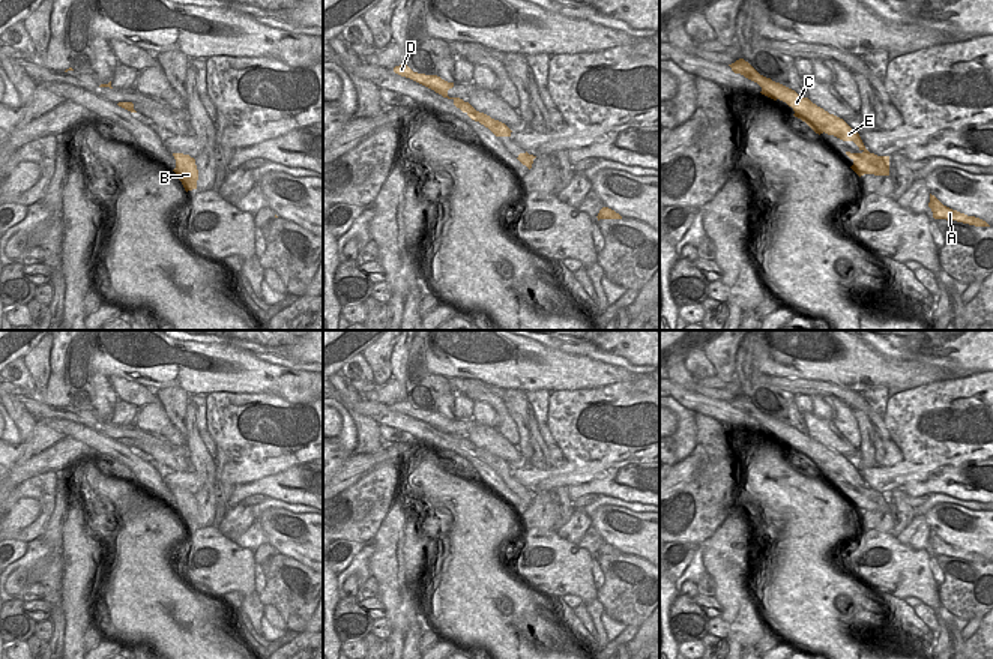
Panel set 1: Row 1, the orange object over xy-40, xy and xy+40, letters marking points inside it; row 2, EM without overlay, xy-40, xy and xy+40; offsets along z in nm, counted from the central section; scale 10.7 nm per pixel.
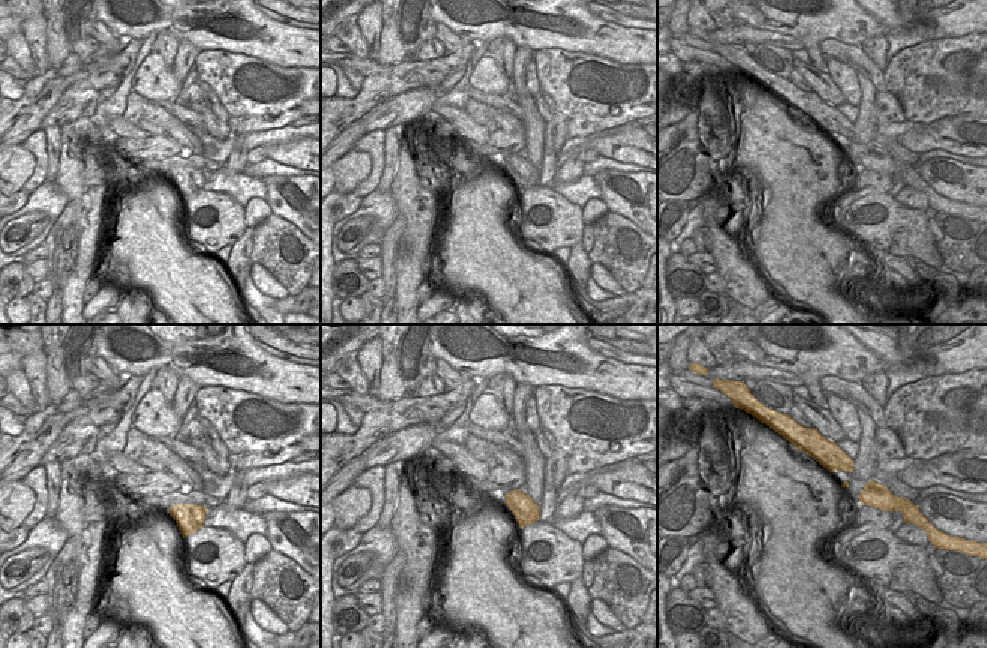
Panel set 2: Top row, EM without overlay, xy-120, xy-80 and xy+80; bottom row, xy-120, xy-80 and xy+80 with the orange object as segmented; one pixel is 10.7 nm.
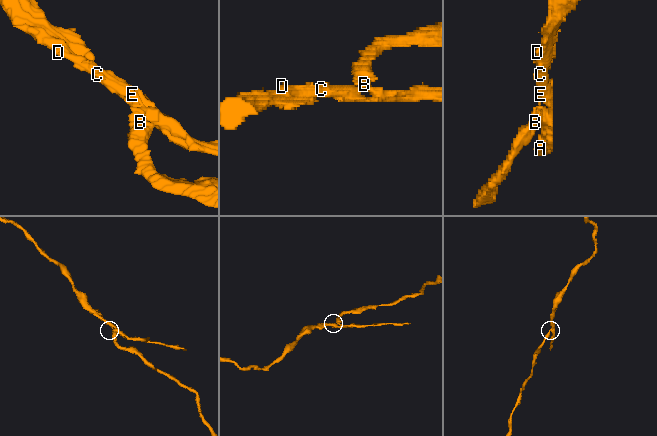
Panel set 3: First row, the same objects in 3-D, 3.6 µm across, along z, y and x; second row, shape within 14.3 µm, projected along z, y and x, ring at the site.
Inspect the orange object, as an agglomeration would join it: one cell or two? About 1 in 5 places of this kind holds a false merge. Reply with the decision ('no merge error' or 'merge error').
merge error

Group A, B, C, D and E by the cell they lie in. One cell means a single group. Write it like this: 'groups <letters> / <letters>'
groups A / B C D E

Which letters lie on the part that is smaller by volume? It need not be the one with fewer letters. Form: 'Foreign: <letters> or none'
Foreign: A.

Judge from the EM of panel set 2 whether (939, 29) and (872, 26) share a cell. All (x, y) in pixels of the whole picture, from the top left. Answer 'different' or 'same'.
different

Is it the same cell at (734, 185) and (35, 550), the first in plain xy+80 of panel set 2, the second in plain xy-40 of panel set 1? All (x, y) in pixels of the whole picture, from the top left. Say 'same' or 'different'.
different

